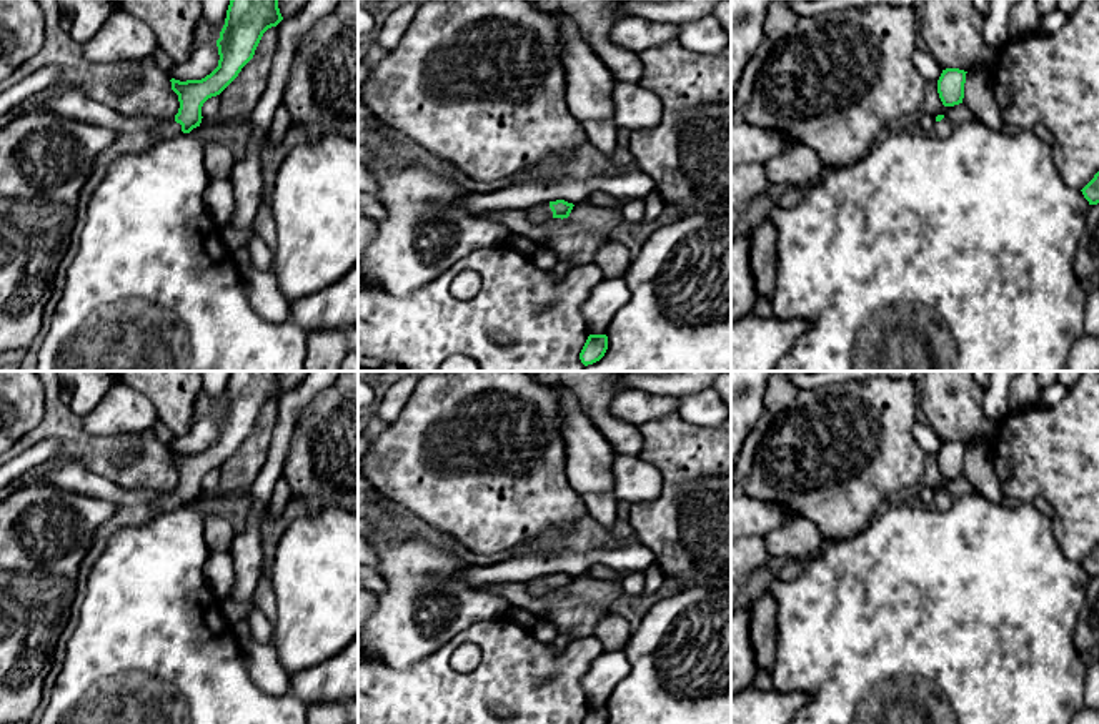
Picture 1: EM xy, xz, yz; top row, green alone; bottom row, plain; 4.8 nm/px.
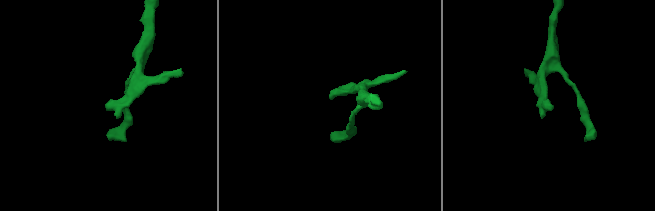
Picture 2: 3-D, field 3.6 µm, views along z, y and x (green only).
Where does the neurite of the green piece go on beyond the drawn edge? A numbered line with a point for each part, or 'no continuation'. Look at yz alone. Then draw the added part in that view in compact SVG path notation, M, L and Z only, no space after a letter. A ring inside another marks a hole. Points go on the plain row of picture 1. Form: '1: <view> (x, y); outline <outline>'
1: yz (944, 500); outline M944 489L941 494L934 496L934 508L944 511L952 504L952 501L954 501L954 496Z

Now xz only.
1: xz (542, 585); outline M550 576L535 578L535 579L528 581L526 586L533 596L541 596L545 593L553 591L553 584L550 581Z

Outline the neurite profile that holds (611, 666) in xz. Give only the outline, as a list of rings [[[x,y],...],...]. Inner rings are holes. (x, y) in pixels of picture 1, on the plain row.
[[[604,651],[584,674],[589,707],[604,707],[611,692],[628,672],[629,662],[623,651]]]

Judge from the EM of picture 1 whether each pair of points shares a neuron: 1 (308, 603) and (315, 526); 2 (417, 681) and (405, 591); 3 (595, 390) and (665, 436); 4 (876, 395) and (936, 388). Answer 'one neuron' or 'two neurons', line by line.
1: one neuron
2: two neurons
3: two neurons
4: two neurons

